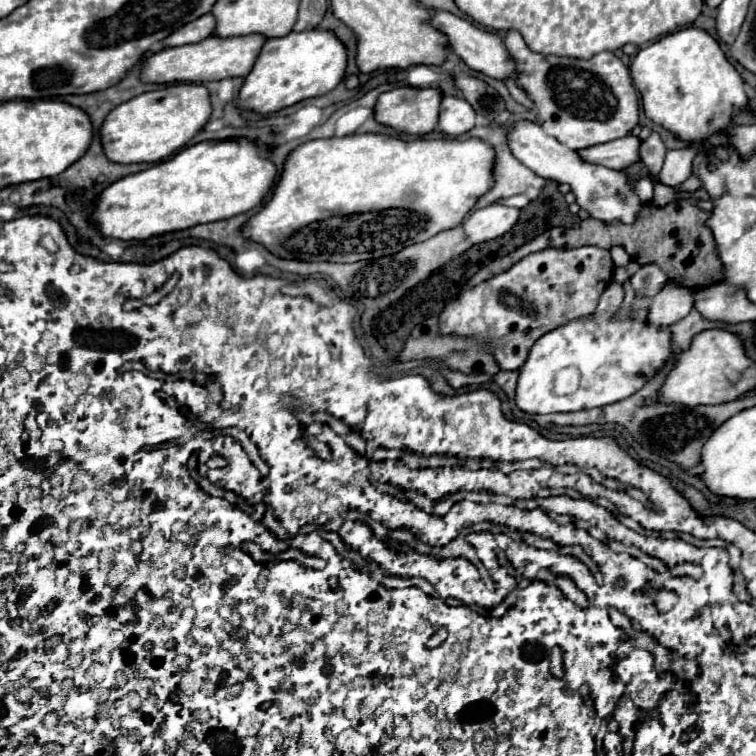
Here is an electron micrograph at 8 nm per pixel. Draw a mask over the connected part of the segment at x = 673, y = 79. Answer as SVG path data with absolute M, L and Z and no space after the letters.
M695 26L681 28L641 48L629 68L645 114L691 144L699 144L711 132L727 130L731 114L747 106L739 72L727 60L715 36Z

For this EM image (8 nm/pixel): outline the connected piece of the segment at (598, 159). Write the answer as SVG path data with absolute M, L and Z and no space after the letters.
M629 134L629 136L613 140L613 142L585 148L579 154L593 164L603 164L613 170L623 170L623 168L629 168L631 164L641 160L639 146L641 146L641 138Z

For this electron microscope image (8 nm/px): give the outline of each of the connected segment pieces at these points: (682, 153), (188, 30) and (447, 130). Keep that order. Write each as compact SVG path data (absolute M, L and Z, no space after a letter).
M687 146L679 150L669 150L663 170L661 170L661 182L667 186L677 186L685 182L691 176L691 164L701 148Z
M205 14L193 22L185 24L177 32L173 32L165 42L167 42L167 46L193 44L193 42L201 42L201 40L209 38L213 34L213 30L215 30L215 18L211 14Z
M445 96L441 102L441 116L437 130L455 138L469 132L473 126L475 126L475 110L471 108L471 104L459 96Z

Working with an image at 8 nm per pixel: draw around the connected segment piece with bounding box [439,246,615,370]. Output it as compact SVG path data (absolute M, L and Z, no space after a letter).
M581 246L573 250L559 250L547 248L535 254L525 256L519 260L511 270L493 276L491 280L463 292L461 298L453 298L439 316L439 330L441 334L459 334L459 336L473 336L477 342L489 342L493 346L493 354L501 366L501 370L519 370L535 340L543 334L551 332L557 326L563 326L571 320L589 316L595 312L599 304L599 296L609 286L613 278L613 260L611 254L597 246Z

